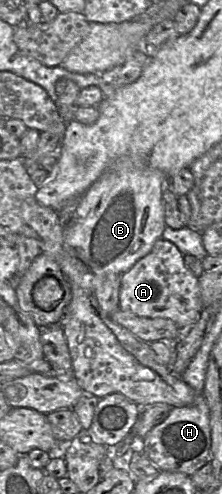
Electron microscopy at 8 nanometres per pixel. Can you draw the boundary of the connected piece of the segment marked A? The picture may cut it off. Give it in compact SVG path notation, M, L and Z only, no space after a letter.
M159 239L147 255L121 275L119 308L139 317L169 319L186 330L198 321L204 309L199 279L186 267L182 252L173 243Z

